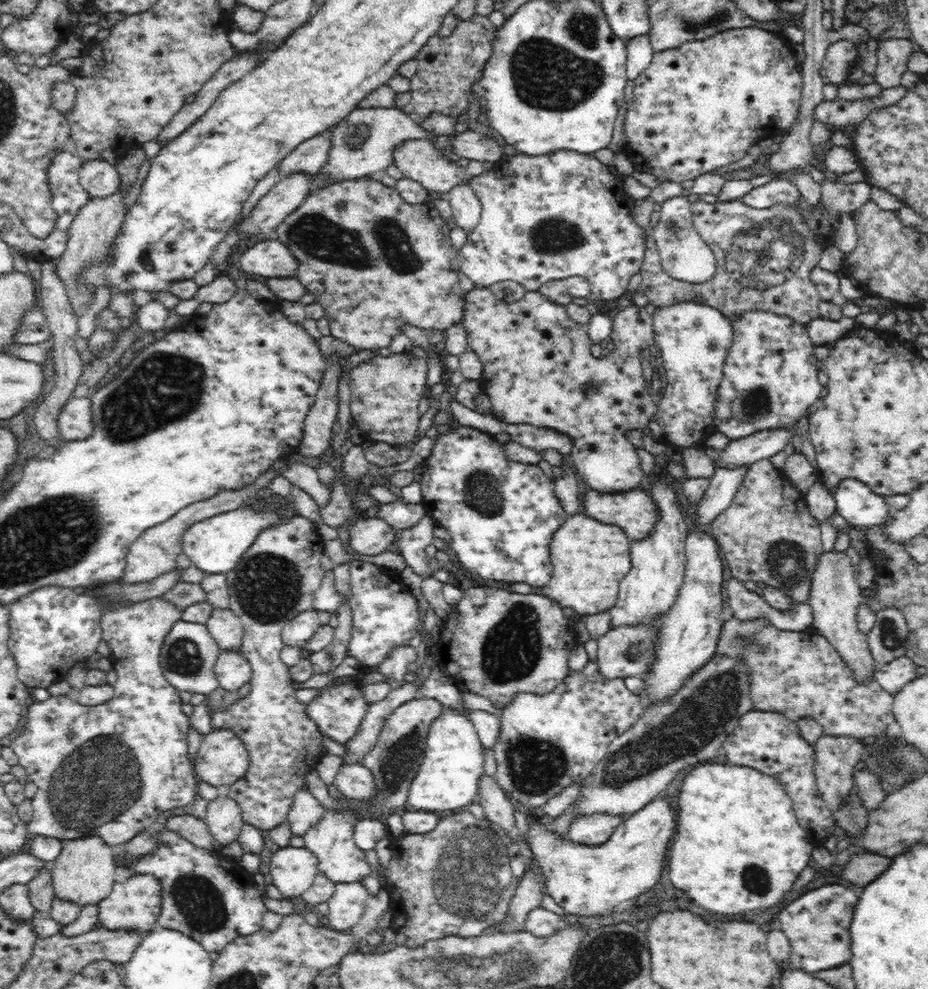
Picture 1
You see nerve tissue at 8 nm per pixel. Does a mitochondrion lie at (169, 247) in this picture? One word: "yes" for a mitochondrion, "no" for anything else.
yes

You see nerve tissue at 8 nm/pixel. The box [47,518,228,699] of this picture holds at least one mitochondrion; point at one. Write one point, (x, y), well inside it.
(184, 658)

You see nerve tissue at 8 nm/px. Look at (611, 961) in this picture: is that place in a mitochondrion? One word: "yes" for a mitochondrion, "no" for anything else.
yes

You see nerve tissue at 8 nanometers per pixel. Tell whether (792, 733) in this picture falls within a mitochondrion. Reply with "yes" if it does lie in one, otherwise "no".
no

